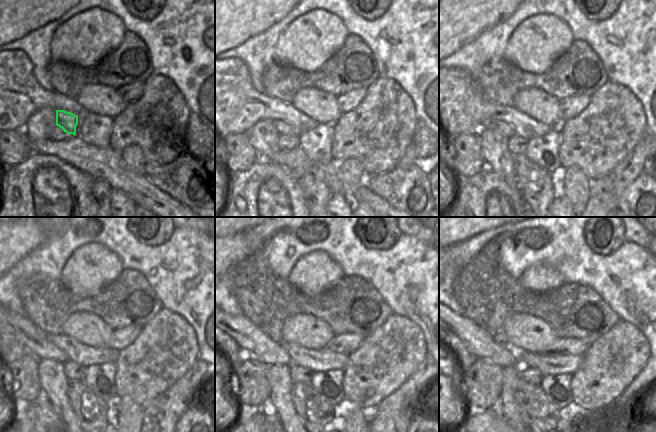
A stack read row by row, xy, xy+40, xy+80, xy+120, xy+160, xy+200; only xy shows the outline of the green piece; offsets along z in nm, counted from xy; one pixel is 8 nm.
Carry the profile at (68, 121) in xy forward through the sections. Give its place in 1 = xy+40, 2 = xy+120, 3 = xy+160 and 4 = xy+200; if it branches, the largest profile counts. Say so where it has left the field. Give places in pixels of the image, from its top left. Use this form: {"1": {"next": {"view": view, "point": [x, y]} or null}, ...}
{"1": {"next": {"view": "xy+40", "point": [282, 128]}}, "2": {"next": {"view": "xy+120", "point": [34, 339]}}, "3": {"next": {"view": "xy+160", "point": [248, 336]}}, "4": {"next": {"view": "xy+200", "point": [476, 339]}}}

